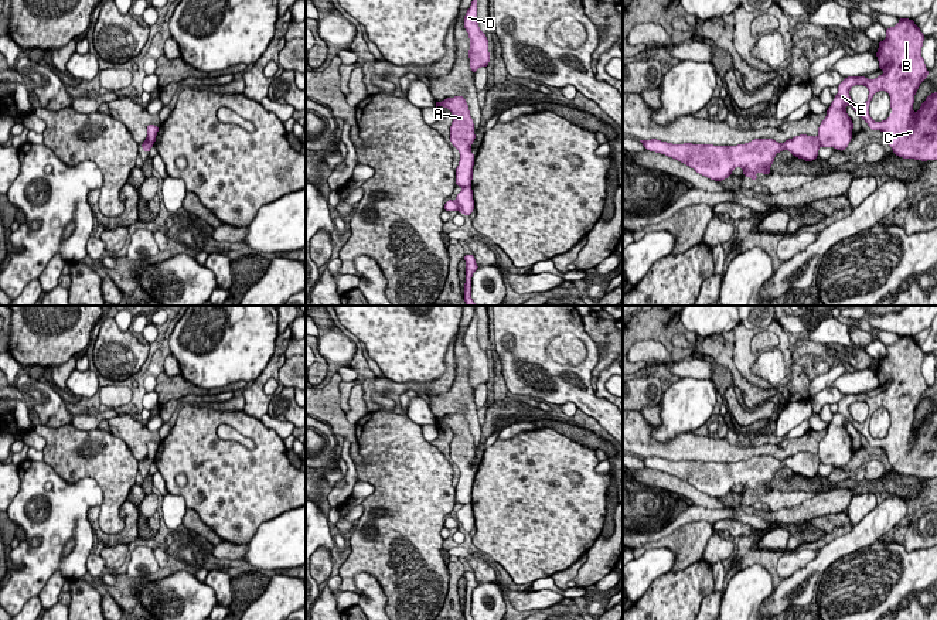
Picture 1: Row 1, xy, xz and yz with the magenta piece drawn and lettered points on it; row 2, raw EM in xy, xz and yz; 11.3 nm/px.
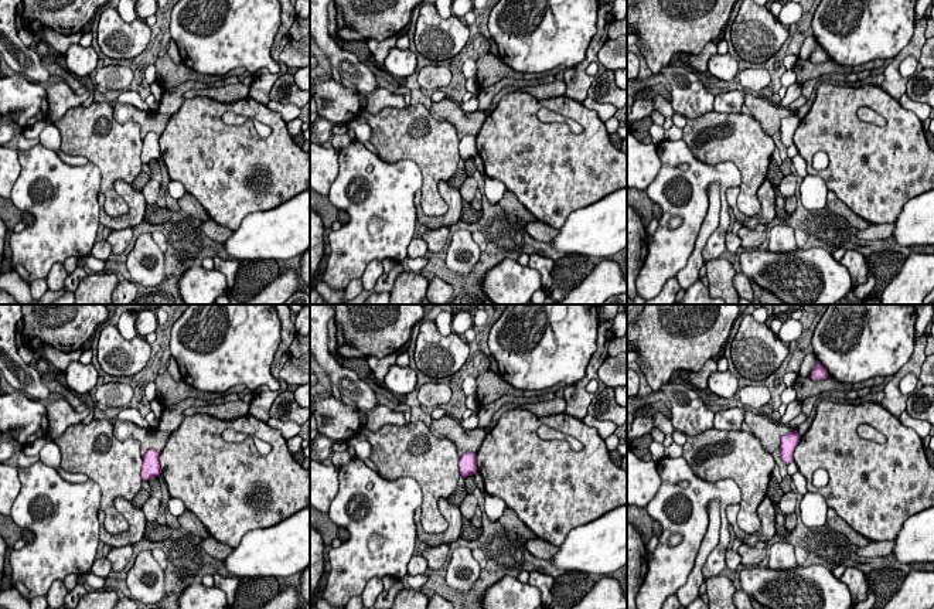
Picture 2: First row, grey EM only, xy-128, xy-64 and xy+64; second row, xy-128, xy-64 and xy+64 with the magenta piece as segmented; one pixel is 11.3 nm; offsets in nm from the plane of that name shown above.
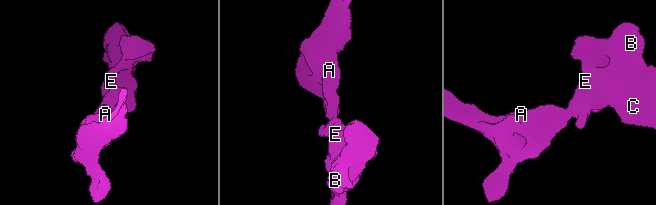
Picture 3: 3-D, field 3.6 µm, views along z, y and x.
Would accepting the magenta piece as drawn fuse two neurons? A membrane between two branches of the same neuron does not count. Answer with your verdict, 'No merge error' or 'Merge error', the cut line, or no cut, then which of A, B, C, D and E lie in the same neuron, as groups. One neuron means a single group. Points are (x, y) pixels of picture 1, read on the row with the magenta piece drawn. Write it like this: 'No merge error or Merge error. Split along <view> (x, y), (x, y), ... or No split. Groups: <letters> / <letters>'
Merge error. Split along xz (463, 186), (470, 187). Groups: A D / B C E

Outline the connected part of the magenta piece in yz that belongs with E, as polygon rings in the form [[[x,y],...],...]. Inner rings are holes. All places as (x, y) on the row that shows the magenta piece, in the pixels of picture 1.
[[[899,18],[895,27],[886,28],[886,38],[879,41],[876,52],[879,71],[886,72],[872,81],[866,76],[846,76],[838,85],[838,93],[818,127],[821,146],[846,150],[853,123],[845,106],[851,105],[869,129],[885,133],[897,157],[937,160],[937,92],[929,95],[920,109],[913,112],[914,95],[929,76],[921,57],[924,37],[914,20],[909,18]],[[853,85],[865,85],[869,91],[868,101],[861,106],[849,96]],[[878,91],[886,91],[892,98],[892,113],[882,122],[875,122],[869,115],[869,105]]]

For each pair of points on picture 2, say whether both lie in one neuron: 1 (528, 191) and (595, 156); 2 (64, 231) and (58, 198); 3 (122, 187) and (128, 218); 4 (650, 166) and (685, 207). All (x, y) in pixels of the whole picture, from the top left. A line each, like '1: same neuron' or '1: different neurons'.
1: same neuron
2: same neuron
3: same neuron
4: different neurons

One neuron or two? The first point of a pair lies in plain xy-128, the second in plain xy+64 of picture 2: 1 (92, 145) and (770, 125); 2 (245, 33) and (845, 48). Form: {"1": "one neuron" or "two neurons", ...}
{"1": "two neurons", "2": "one neuron"}

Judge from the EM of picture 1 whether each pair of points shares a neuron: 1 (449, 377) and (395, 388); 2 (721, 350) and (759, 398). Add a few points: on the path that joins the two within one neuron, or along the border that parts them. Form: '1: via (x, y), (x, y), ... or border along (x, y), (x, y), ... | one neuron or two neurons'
1: via (436, 387), (408, 387) | one neuron
2: via (728, 363), (746, 387) | one neuron

